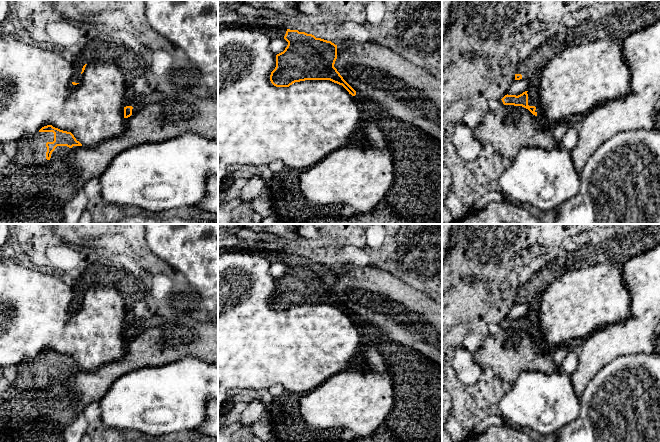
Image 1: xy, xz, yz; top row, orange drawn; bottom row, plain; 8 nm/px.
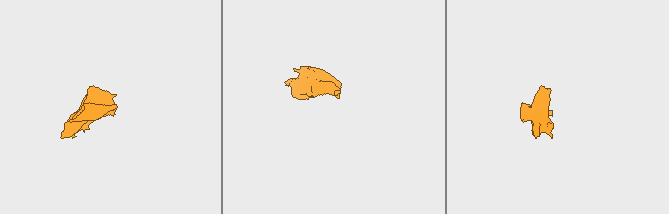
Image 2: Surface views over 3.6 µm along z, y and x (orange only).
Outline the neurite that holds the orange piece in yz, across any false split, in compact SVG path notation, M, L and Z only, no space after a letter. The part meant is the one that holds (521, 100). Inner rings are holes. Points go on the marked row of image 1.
M532 88L529 91L525 91L522 94L517 95L507 94L501 100L504 105L522 106L528 109L534 118L543 123L544 112L540 103L537 88Z

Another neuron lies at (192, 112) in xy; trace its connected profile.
M186 91L171 101L152 104L128 119L124 132L94 147L81 146L65 160L57 160L56 174L76 170L80 175L59 184L50 198L66 204L90 180L99 178L121 152L151 142L162 142L184 133L218 138L218 94Z

